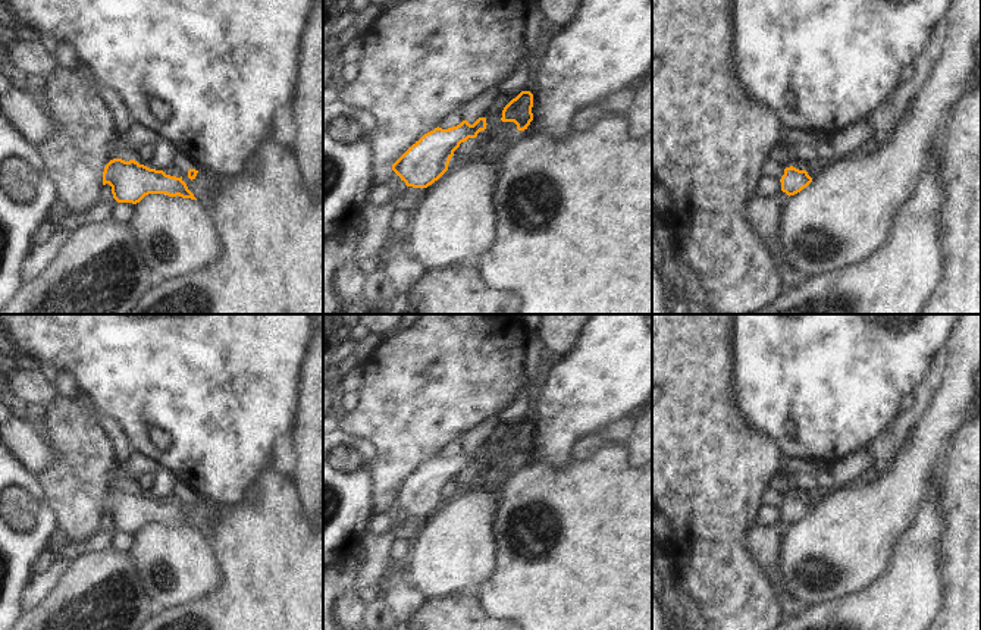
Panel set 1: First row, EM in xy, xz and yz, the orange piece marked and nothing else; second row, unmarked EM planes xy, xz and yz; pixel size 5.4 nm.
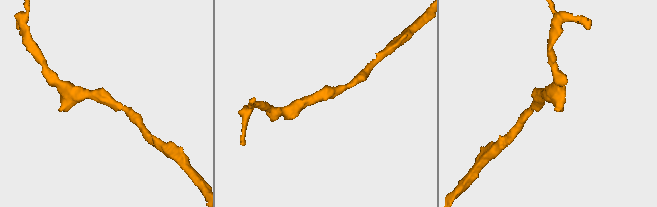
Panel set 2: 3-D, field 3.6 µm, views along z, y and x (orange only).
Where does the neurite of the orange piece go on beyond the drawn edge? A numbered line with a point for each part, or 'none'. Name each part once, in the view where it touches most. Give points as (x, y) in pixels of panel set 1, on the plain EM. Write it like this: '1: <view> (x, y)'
none

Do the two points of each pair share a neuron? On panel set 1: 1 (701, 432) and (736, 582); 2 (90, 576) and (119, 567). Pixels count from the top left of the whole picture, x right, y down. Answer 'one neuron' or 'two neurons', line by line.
1: one neuron
2: one neuron

